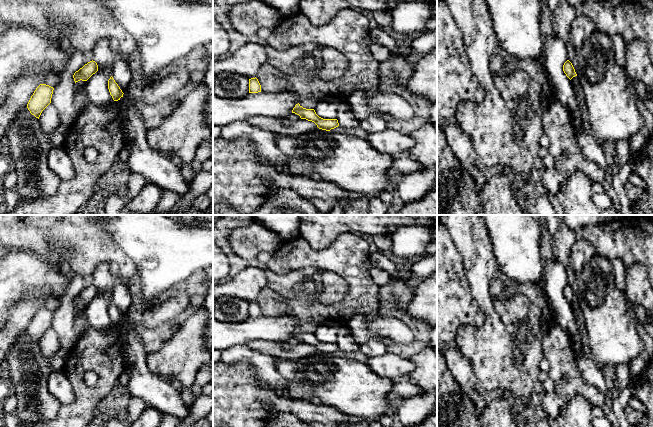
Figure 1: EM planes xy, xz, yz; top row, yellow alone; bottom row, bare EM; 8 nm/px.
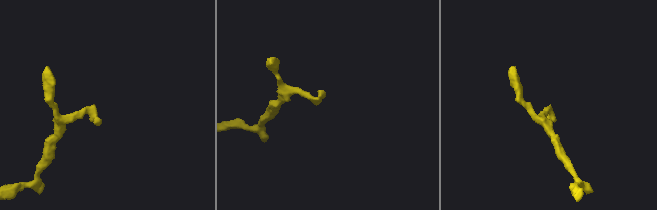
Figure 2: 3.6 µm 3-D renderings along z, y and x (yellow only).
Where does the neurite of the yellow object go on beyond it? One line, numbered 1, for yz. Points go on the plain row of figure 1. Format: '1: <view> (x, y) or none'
1: none

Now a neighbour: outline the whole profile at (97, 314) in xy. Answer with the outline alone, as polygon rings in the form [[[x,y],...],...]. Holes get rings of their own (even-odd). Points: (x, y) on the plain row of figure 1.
[[[106,262],[97,265],[91,274],[92,284],[97,287],[98,295],[87,304],[85,314],[92,328],[107,331],[115,326],[108,313],[108,304],[112,300],[116,277]]]

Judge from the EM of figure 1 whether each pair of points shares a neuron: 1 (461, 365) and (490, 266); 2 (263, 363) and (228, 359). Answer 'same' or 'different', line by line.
1: different
2: same

